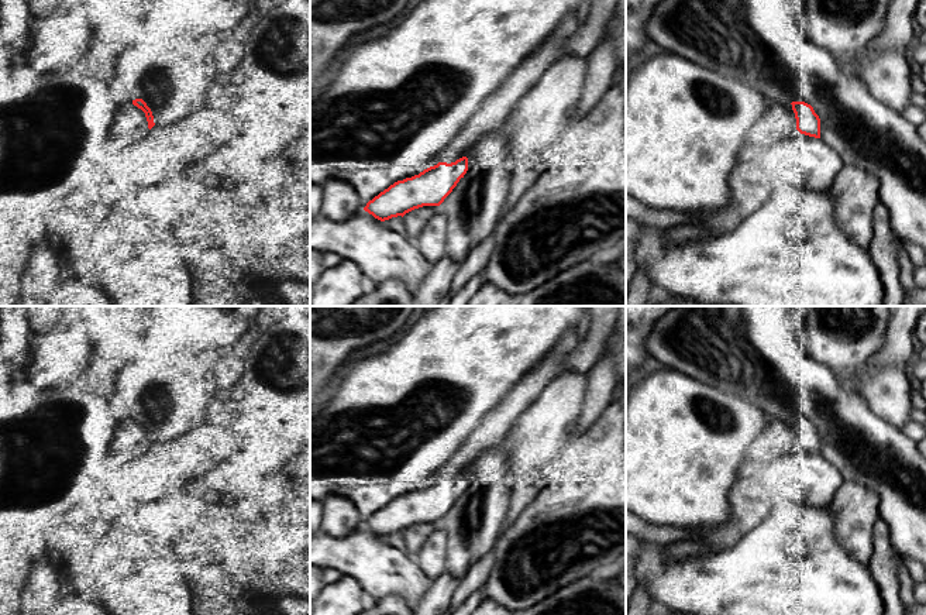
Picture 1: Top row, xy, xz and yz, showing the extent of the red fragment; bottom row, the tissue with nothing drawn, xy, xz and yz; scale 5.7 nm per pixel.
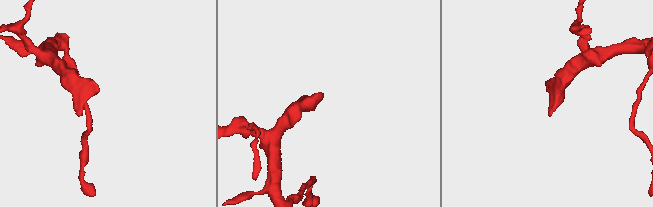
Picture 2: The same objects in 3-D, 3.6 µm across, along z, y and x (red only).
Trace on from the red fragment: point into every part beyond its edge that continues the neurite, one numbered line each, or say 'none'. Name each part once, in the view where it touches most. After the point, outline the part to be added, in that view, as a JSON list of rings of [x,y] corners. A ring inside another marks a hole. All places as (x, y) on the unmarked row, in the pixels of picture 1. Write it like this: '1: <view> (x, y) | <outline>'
1: xz (494, 426) | [[[576,329],[568,330],[544,360],[529,371],[502,402],[482,418],[450,460],[436,471],[437,478],[451,480],[467,473],[468,465],[482,451],[502,443],[506,433],[519,416],[537,399],[538,394],[551,381],[571,371],[564,367],[564,360],[578,347],[579,340]]]

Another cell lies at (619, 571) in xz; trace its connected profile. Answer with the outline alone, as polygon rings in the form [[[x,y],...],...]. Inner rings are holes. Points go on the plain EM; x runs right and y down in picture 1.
[[[623,557],[622,561],[609,571],[609,576],[620,587],[620,595],[624,597],[624,605],[626,605],[626,557]]]

